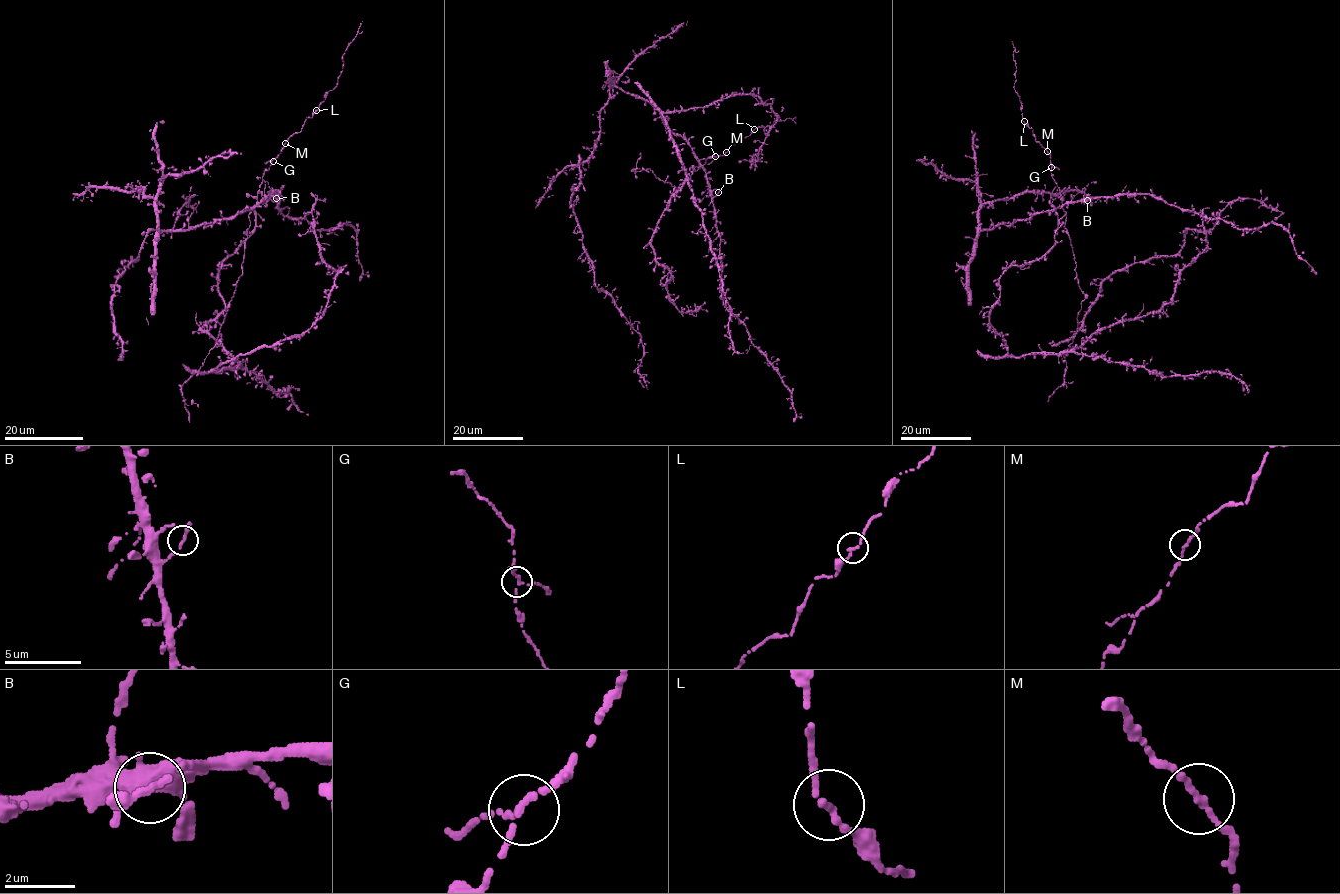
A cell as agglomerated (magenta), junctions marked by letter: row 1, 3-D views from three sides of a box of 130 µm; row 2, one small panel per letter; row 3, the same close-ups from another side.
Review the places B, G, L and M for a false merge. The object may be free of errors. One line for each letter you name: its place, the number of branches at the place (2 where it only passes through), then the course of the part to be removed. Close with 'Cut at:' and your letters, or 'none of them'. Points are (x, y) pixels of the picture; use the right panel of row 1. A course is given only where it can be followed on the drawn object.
Cut at: none of them

